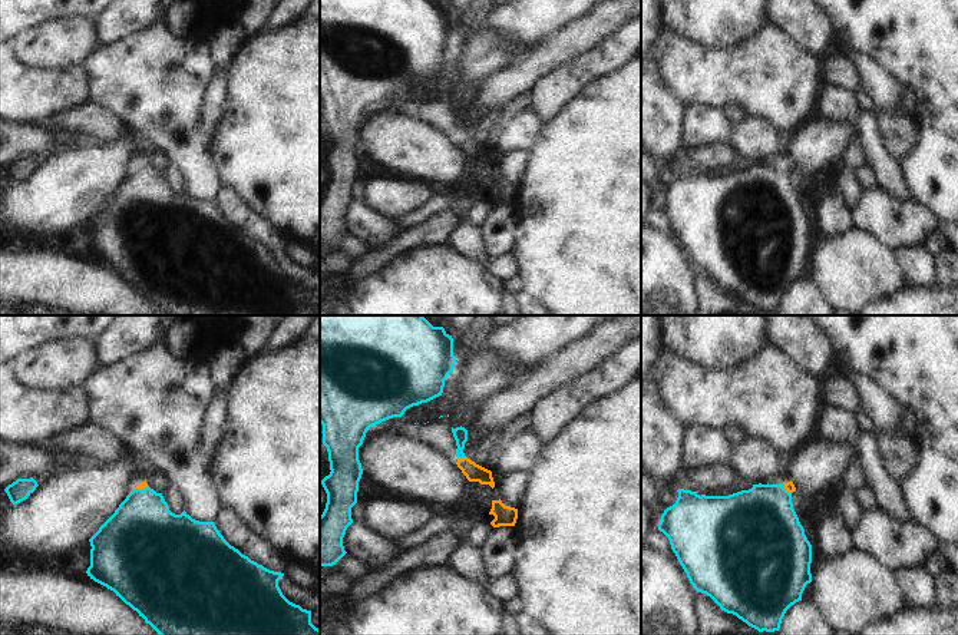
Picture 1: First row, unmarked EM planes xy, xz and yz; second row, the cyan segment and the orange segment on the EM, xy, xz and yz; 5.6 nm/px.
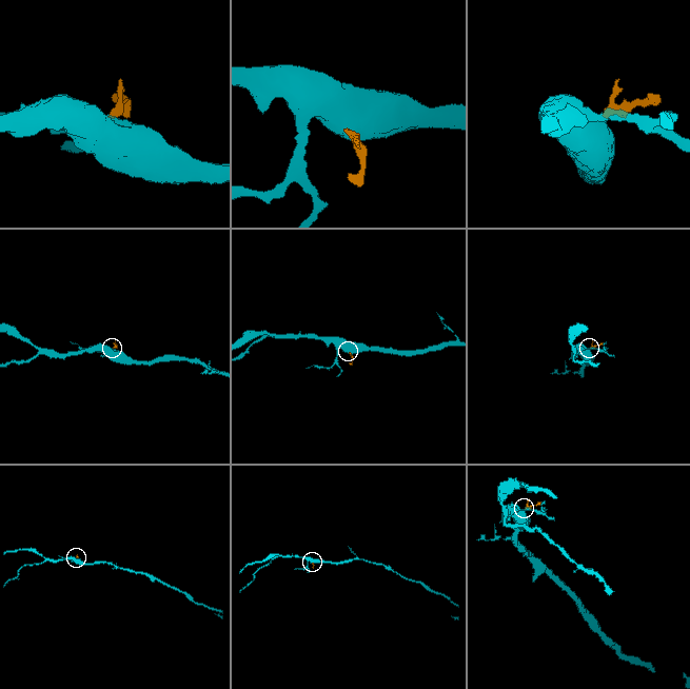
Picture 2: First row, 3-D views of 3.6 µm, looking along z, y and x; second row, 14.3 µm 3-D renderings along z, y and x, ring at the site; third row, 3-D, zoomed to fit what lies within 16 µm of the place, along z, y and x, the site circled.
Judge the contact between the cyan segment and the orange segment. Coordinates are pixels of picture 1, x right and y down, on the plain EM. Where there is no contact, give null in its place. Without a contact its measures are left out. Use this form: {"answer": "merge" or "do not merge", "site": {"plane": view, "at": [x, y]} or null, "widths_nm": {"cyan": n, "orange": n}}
{"answer": "merge", "site": {"plane": "xz", "at": [461, 136]}, "widths_nm": {"cyan": 80, "orange": 100}}

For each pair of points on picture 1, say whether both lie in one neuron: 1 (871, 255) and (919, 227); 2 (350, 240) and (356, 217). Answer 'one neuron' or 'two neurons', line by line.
1: two neurons
2: two neurons

